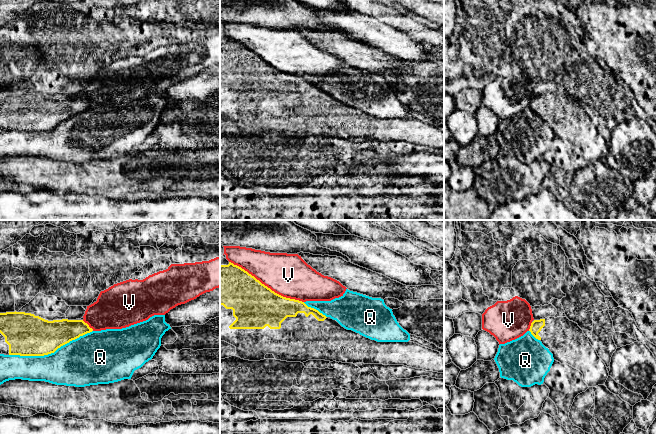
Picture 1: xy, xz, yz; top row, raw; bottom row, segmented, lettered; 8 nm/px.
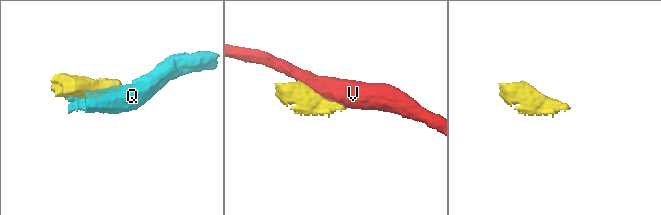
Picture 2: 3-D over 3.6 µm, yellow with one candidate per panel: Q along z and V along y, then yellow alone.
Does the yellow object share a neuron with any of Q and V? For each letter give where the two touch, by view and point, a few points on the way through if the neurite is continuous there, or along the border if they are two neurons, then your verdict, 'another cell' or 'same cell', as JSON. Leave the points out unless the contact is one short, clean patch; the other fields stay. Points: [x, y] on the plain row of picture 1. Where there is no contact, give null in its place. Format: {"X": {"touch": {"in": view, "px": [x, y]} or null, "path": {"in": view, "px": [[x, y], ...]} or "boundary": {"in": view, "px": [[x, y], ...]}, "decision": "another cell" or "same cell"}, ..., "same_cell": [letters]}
{"Q": {"touch": {"in": "xy", "px": [50, 129]}, "decision": "another cell"}, "V": {"touch": {"in": "xz", "px": [266, 62]}, "decision": "another cell"}, "same_cell": []}

